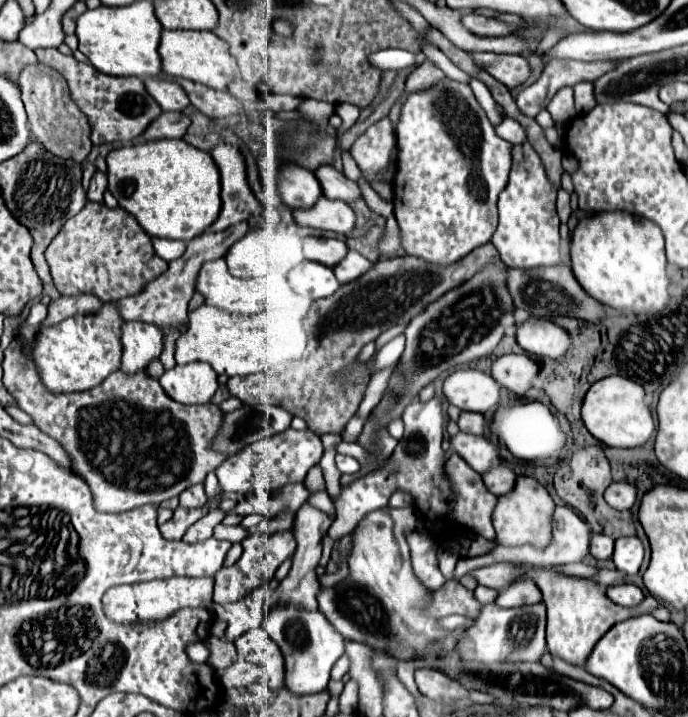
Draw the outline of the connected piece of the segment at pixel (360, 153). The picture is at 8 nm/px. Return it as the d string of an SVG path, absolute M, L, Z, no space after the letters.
M384 117L356 139L350 153L368 181L386 183L386 171L392 165L394 147L396 139L392 121L390 117Z

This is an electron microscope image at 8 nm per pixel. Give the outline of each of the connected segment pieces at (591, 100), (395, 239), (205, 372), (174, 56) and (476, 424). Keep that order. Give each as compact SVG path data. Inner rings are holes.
M582 81L574 85L574 99L576 99L576 111L582 115L586 111L590 111L596 105L596 97L594 97L594 83Z
M390 217L386 221L386 227L384 227L384 237L380 239L378 243L378 253L380 255L390 255L394 251L398 251L402 247L402 241L400 241L400 231L398 231L398 223L394 217Z
M208 363L176 365L160 377L164 391L180 403L208 403L218 389L216 371Z
M164 31L158 51L162 57L162 71L184 79L194 79L196 83L204 83L214 89L228 89L228 85L240 75L228 43L212 31Z
M462 413L460 419L458 419L458 427L460 431L464 433L472 433L472 435L482 435L484 433L484 427L486 427L486 421L482 415L478 413Z

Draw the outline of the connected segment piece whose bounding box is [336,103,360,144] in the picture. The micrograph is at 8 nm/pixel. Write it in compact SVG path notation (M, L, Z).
M340 103L340 105L336 105L336 113L342 117L342 127L338 129L337 132L337 144L340 144L340 136L352 127L356 121L358 121L358 117L360 117L360 107L356 107L356 105L352 105L352 103Z

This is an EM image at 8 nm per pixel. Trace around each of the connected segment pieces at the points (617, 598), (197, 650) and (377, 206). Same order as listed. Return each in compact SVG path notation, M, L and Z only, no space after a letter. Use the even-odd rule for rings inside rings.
M630 583L616 585L616 587L608 587L606 595L608 595L616 605L622 605L622 607L636 607L636 605L640 605L640 601L644 599L644 593L642 593L636 585L630 585Z
M196 641L196 643L190 643L188 647L186 647L186 653L188 653L188 657L194 661L194 663L206 663L206 659L208 659L208 649L206 649L206 645L202 643L202 641Z
M364 177L358 181L358 187L362 187L362 195L364 195L368 207L372 207L382 217L390 217L392 215L392 209L386 209L386 201L382 201L382 197L370 187L370 183Z

